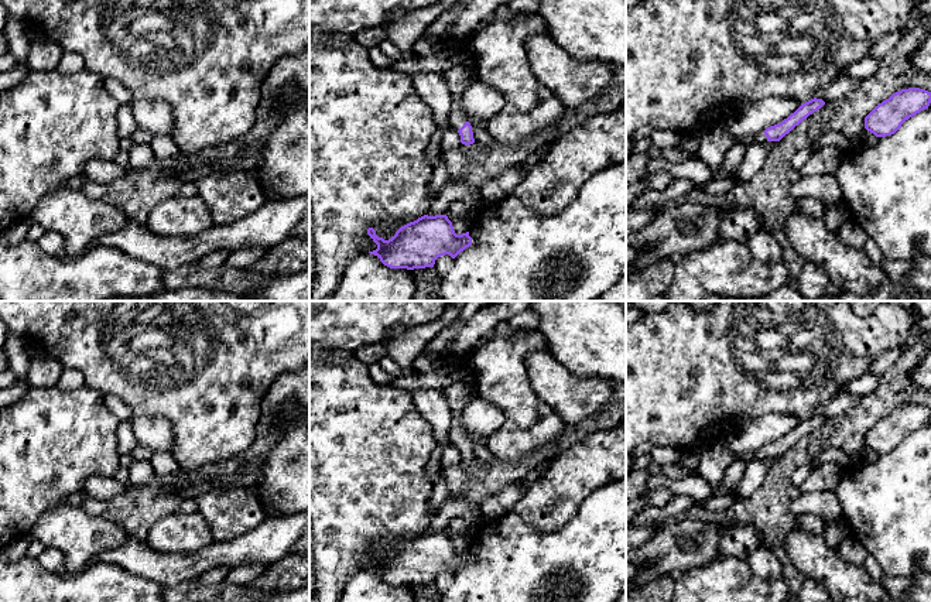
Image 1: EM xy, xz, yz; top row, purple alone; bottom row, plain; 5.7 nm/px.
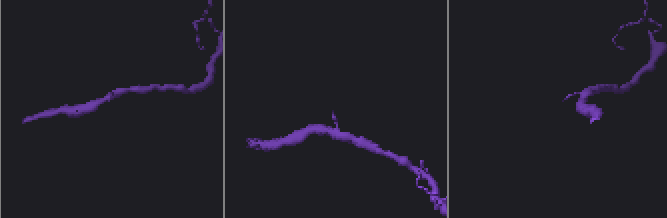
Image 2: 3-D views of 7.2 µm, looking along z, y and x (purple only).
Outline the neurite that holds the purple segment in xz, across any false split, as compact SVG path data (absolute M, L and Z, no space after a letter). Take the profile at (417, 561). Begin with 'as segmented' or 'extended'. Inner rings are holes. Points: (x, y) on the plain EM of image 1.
as segmented; M424 531L401 543L389 557L379 554L373 544L367 545L367 551L377 561L369 569L390 585L434 584L438 574L449 571L455 575L472 561L469 548L456 551L446 531Z

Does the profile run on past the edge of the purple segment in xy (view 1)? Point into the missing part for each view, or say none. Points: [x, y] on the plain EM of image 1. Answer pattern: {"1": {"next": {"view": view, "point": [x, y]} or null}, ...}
{"1": {"next": null}}

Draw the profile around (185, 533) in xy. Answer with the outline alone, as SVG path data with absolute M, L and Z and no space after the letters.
M179 510L160 517L146 538L146 544L155 551L179 554L192 554L213 541L210 527L201 513Z

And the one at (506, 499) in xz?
M523 480L513 482L503 488L497 495L486 499L479 512L483 520L494 520L511 510L524 495L526 488Z

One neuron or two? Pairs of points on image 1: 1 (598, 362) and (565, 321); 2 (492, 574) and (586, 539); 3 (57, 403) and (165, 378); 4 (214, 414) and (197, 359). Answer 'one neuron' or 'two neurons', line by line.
1: one neuron
2: one neuron
3: two neurons
4: one neuron

